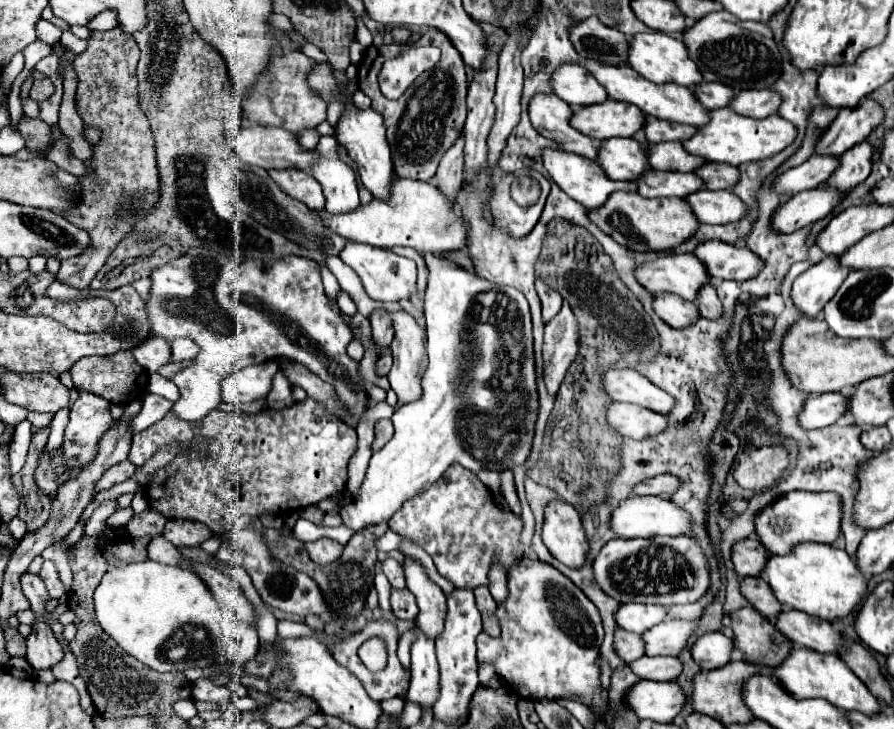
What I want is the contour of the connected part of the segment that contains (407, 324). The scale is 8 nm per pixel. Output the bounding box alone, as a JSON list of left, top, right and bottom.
[387,310,425,406]

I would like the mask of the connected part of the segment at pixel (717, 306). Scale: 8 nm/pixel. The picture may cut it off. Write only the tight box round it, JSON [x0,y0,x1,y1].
[697,284,721,318]

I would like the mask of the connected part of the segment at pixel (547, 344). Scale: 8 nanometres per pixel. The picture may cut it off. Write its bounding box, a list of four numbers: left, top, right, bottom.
[543,302,577,396]

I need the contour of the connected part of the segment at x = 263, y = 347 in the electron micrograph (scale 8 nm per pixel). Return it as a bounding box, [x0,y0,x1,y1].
[145,248,367,422]

